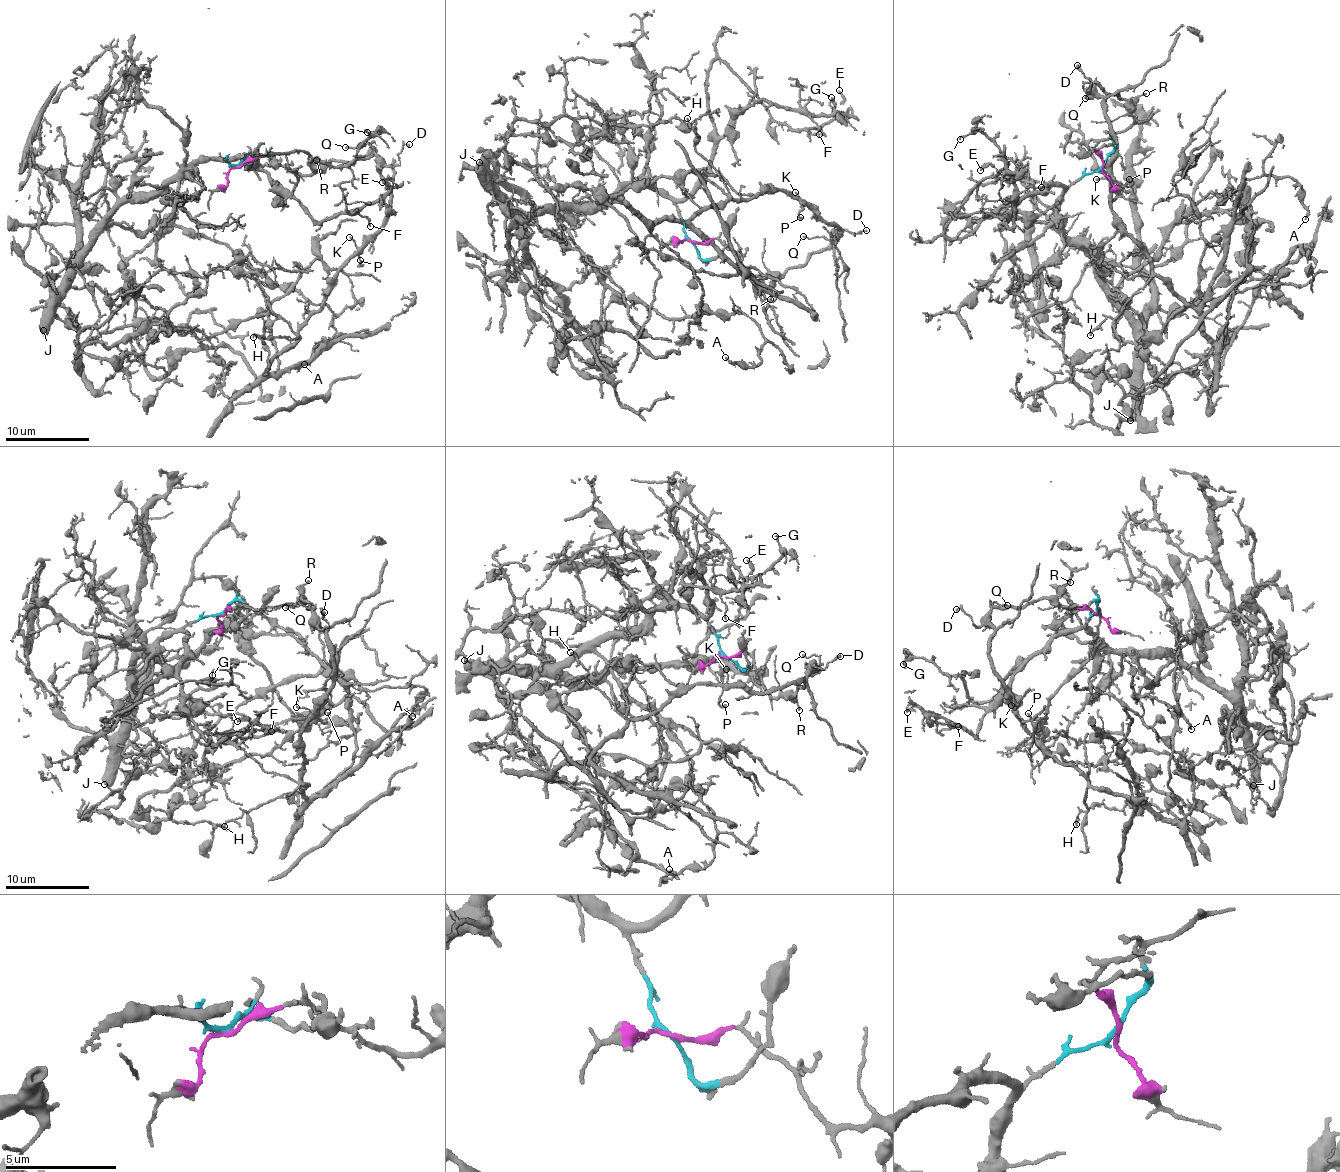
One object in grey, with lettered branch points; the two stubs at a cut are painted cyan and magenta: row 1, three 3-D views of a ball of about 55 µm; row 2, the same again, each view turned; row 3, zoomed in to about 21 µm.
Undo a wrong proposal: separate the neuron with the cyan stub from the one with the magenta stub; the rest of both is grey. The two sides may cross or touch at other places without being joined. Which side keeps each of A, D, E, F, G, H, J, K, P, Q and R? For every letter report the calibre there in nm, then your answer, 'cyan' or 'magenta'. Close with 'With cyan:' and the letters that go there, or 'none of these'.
A: 200 nm | cyan
D: 170 nm | magenta
E: 240 nm | cyan
F: 110 nm | cyan
G: 120 nm | cyan
H: 160 nm | magenta
J: 480 nm | cyan
K: 110 nm | magenta
P: 130 nm | magenta
Q: 130 nm | magenta
R: 120 nm | magenta
With cyan: A, E, F, G, J

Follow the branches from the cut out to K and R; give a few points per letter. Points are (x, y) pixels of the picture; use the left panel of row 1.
K: (235, 168), (266, 156), (320, 172), (328, 161), (371, 153), (389, 215), (358, 248), (350, 237)
R: (235, 168), (245, 161), (266, 156), (301, 174), (314, 173), (318, 161), (316, 159)

